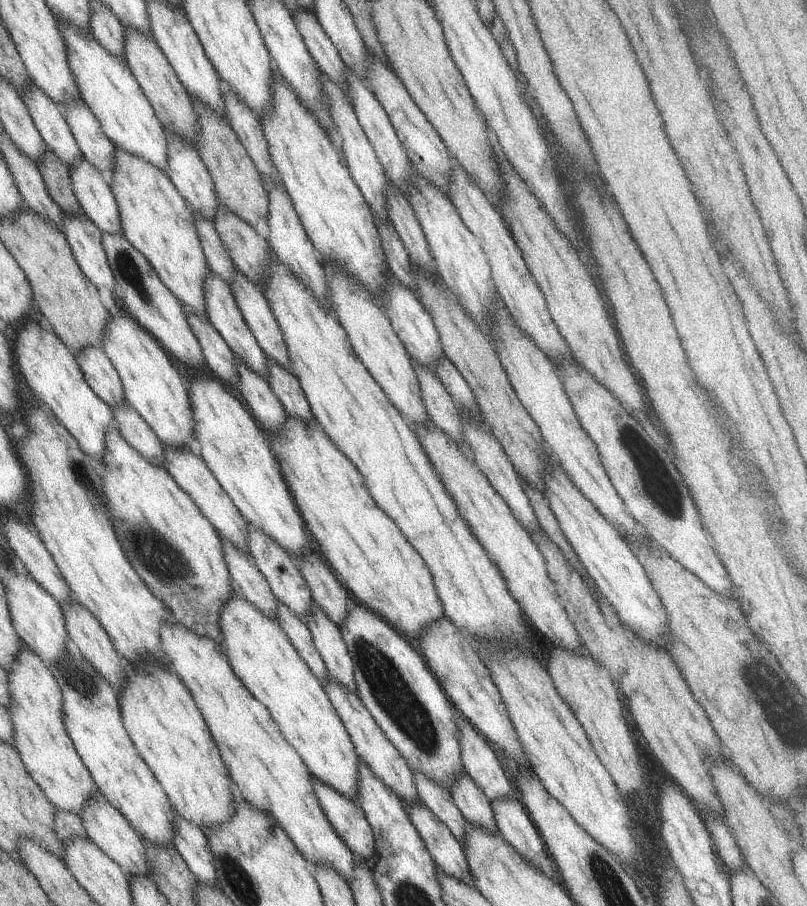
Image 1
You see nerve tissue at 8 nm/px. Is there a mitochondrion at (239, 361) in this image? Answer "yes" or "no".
no

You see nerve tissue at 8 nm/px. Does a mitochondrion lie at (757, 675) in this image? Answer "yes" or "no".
yes

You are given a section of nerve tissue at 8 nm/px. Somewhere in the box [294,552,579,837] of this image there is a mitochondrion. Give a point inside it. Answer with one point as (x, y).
(394, 696)

